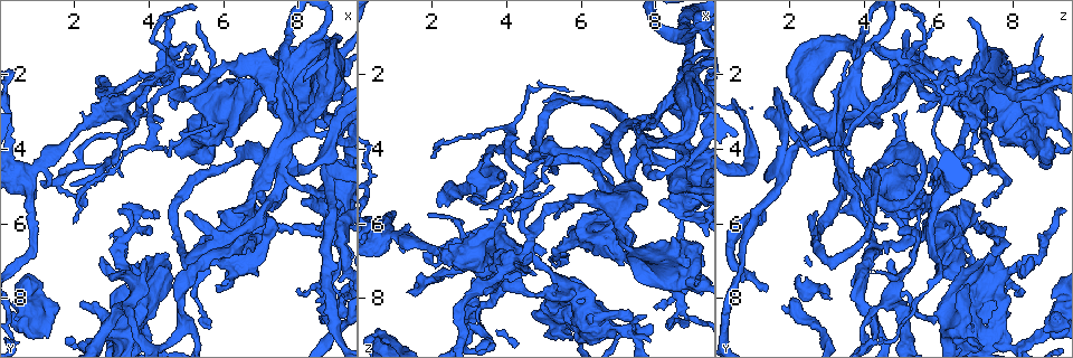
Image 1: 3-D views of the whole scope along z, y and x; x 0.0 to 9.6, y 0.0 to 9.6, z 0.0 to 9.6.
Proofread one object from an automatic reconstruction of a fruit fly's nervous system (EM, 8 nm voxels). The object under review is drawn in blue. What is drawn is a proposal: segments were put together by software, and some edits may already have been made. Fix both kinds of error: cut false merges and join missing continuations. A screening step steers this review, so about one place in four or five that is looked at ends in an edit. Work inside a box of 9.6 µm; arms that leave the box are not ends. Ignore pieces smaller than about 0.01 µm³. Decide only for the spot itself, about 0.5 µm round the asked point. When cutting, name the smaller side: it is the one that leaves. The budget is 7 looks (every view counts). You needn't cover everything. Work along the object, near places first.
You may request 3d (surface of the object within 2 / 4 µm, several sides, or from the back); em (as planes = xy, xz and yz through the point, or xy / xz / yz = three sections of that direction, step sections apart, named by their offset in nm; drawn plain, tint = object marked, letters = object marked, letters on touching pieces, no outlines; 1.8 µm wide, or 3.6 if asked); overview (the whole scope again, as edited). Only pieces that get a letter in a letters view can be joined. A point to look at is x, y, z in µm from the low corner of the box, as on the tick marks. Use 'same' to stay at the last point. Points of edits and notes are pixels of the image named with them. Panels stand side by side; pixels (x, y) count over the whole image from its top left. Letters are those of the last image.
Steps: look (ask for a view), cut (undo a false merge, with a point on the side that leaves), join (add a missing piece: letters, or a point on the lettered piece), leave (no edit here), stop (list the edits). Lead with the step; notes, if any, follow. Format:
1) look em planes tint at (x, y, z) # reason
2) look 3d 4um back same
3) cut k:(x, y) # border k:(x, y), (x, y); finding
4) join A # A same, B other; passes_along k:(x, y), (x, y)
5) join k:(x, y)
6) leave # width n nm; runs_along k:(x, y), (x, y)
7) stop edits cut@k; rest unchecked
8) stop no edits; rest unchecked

look 3d 2um at (7.65, 2.65, 3.75) # closes a loop

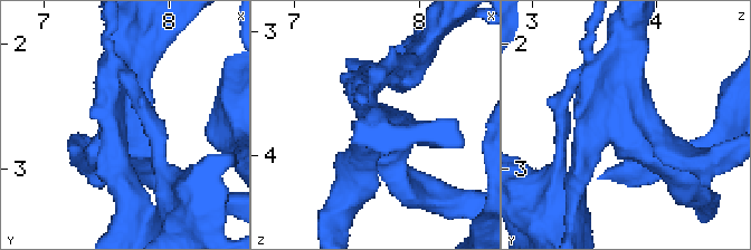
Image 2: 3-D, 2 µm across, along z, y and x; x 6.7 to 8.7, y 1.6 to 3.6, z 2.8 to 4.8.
look em yz step 8 tint at (7.66, 2.70, 3.70)

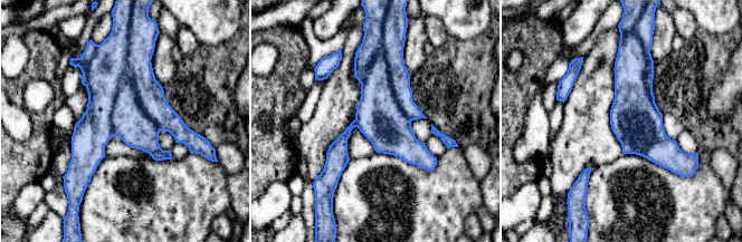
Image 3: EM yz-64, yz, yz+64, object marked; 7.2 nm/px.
look em xy step 8 letters same

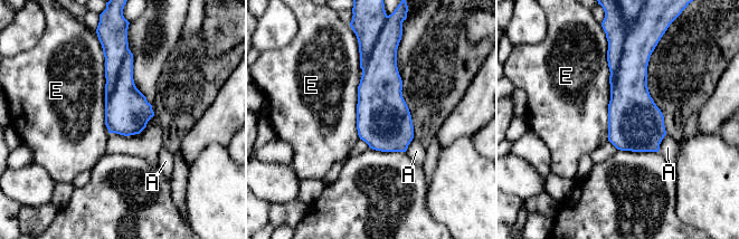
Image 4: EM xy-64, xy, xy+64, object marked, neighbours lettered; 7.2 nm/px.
leave # A other, E other; border 4:(607, 45), (608, 140); continuous, no second neuron

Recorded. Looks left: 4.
look 3d 4um back at (7.65, 4.60, 3.40) # abrupt turn

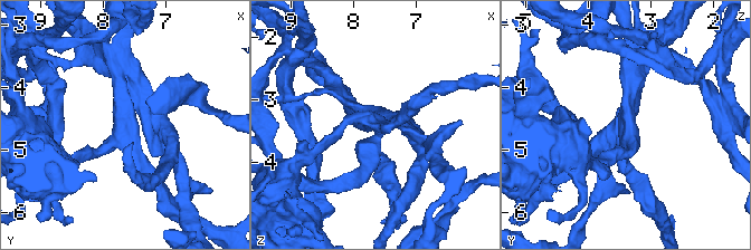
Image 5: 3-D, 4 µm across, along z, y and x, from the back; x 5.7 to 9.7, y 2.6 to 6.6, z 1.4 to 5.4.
look em xz step 8 tint at (7.65, 4.60, 3.35)

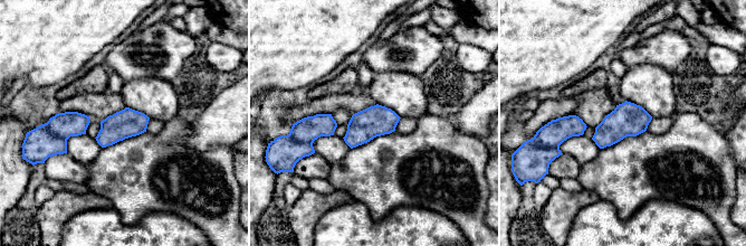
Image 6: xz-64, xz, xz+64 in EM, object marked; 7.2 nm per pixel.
look em planes letters same # cut it another way

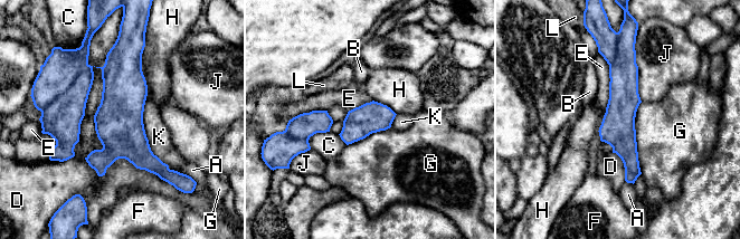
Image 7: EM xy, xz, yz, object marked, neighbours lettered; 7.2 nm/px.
leave # A other, B other, C other, D other, E other, F other, G other, H other, J other, K other, L other; continuous, no second neuron

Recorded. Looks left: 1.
stop no edits; rest unchecked

